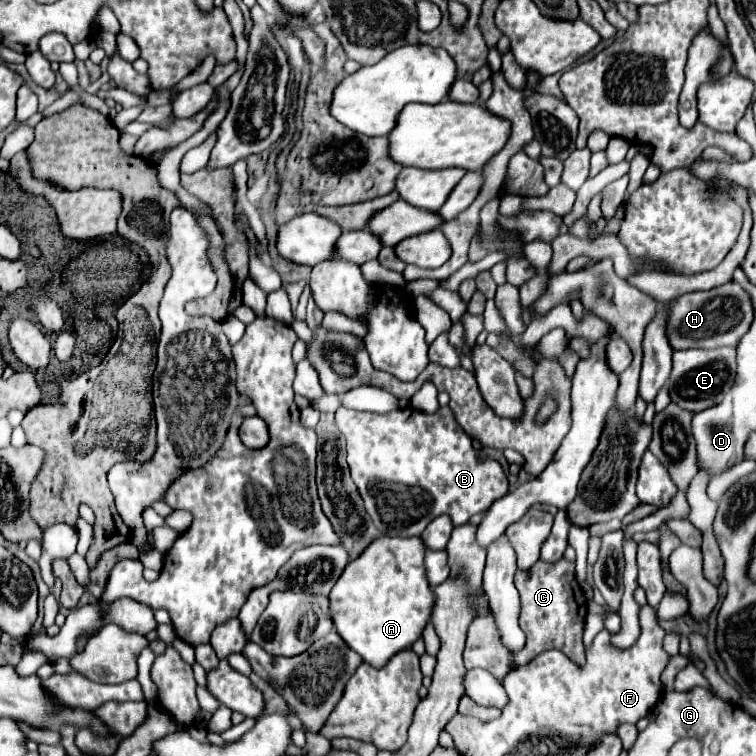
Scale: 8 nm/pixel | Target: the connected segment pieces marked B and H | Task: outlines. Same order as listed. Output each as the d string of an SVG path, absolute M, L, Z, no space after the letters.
M342 406L336 412L336 424L346 438L352 480L358 486L366 512L384 536L420 536L440 514L448 514L454 526L462 526L474 514L484 512L496 498L508 494L508 478L504 476L502 466L492 458L480 458L480 452L472 446L472 438L460 428L448 406L434 414L420 412L412 406L388 414L358 412Z
M734 282L722 284L706 292L688 292L678 296L668 306L666 334L674 350L684 348L716 348L716 346L738 346L738 340L748 332L752 324L752 304L748 294Z

